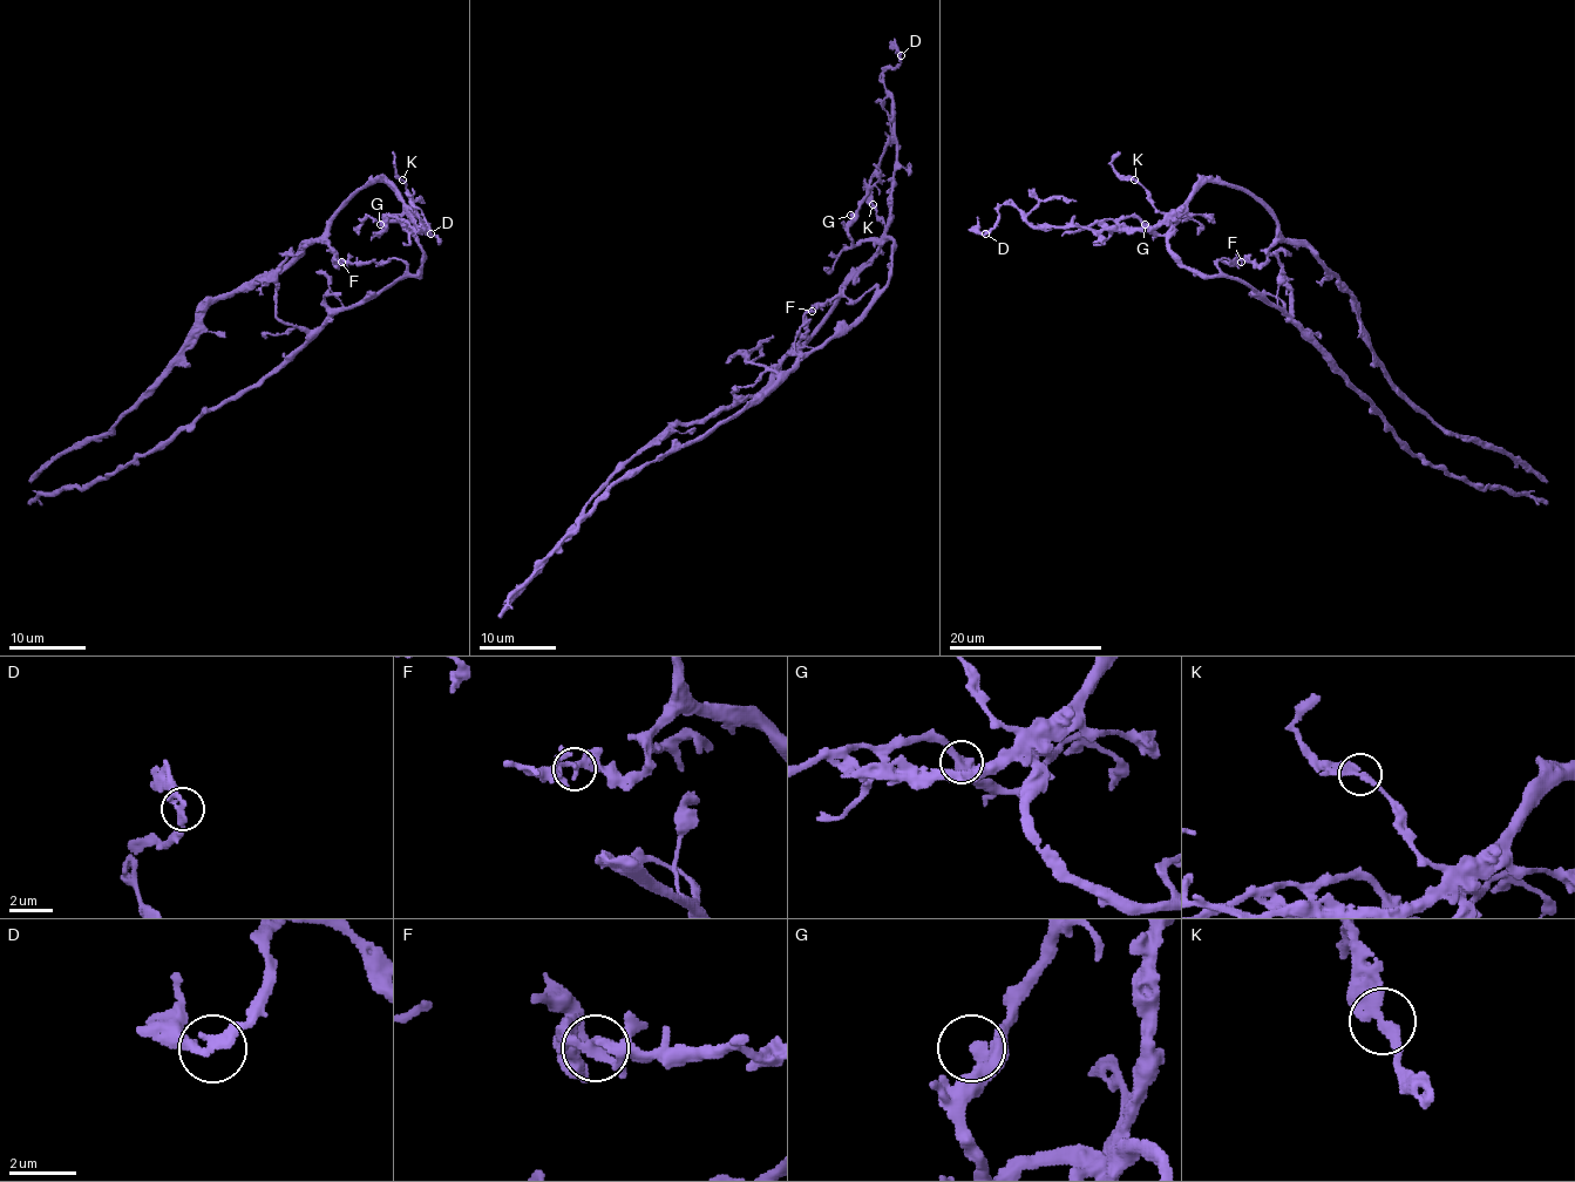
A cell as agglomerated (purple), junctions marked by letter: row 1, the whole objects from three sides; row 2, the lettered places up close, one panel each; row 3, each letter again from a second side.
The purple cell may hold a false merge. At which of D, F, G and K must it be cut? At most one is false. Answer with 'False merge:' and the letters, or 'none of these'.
False merge: F

